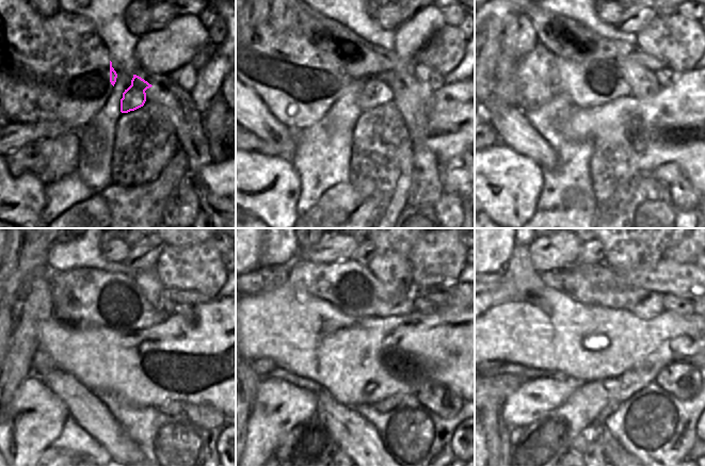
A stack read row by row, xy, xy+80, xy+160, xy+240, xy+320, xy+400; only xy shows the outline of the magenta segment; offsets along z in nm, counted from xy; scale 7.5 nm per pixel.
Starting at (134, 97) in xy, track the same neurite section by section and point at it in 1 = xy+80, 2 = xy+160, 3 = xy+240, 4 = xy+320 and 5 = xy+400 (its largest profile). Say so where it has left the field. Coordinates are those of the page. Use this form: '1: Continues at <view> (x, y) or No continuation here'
1: Continues at xy+80 (359, 58)
2: Continues at xy+160 (587, 50)
3: Continues at xy+240 (83, 295)
4: Continues at xy+320 (353, 288)
5: Continues at xy+400 (643, 304)

